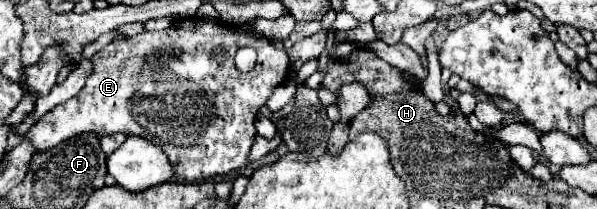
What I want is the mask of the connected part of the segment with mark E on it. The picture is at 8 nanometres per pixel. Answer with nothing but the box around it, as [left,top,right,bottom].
[28,18,290,182]

